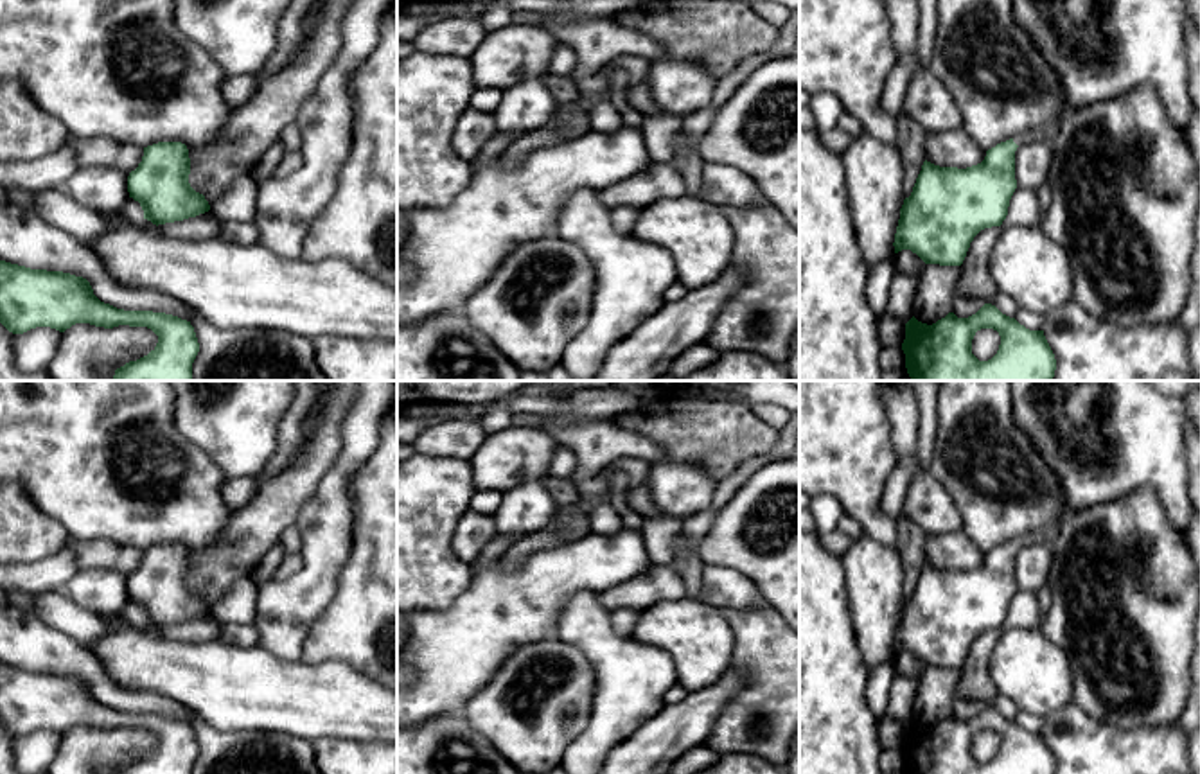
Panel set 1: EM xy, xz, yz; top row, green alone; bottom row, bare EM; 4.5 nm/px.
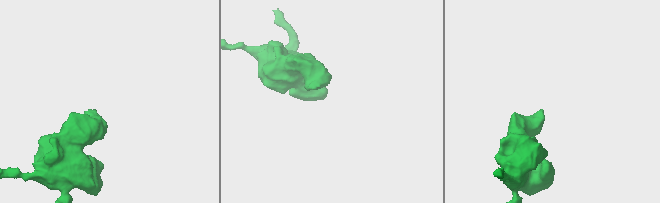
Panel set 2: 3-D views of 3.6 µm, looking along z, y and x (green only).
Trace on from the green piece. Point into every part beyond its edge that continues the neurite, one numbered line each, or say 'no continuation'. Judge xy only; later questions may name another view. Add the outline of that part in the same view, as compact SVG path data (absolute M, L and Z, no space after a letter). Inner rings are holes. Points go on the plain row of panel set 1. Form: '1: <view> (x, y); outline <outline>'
no continuation

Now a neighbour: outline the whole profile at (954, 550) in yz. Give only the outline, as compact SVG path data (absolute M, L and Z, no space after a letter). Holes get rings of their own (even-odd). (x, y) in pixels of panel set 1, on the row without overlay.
M963 530L925 537L925 562L940 569L966 571L984 562L983 553Z

